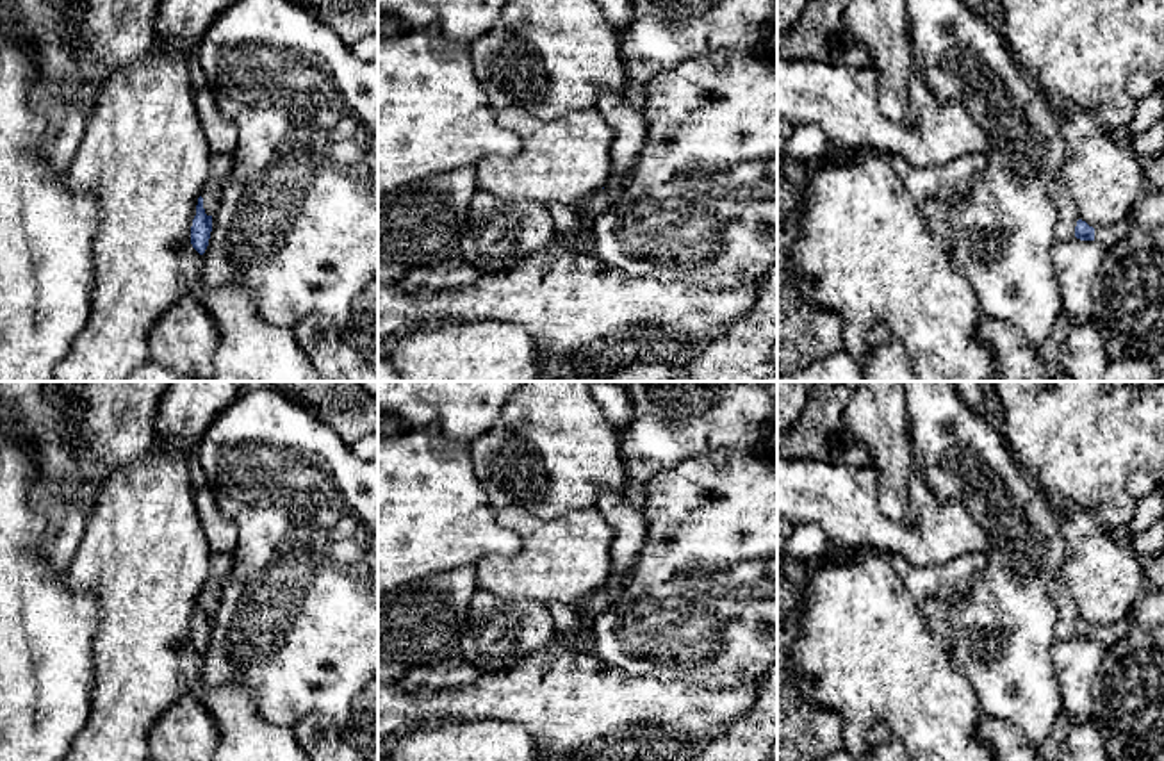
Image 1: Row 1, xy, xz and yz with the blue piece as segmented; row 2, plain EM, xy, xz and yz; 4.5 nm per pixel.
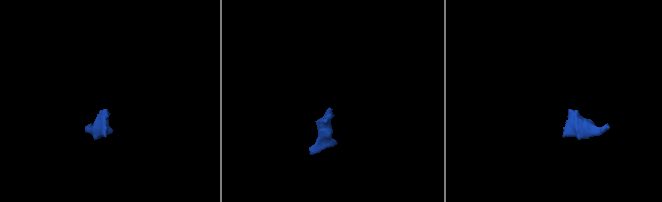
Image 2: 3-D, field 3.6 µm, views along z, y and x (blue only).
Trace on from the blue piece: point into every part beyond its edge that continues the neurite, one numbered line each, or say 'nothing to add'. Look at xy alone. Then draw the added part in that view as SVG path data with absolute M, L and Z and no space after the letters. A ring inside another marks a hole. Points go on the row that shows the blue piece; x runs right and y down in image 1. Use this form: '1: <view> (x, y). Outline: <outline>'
1: xy (220, 164). Outline: M210 153L210 162L209 162L209 176L205 180L201 198L203 198L203 209L207 216L216 214L219 201L221 201L221 191L223 191L223 182L228 171L234 166L234 157L225 155L225 153Z

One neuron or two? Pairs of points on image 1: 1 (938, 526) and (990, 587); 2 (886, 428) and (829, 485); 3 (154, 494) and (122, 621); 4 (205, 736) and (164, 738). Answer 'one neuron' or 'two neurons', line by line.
1: two neurons
2: two neurons
3: one neuron
4: one neuron

